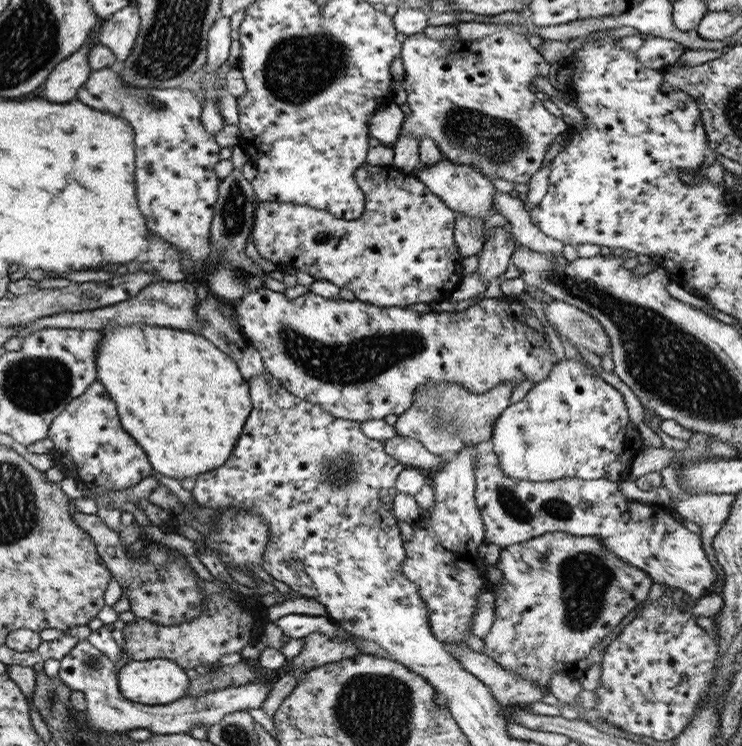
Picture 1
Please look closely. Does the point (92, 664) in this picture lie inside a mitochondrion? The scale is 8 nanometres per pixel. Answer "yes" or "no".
yes

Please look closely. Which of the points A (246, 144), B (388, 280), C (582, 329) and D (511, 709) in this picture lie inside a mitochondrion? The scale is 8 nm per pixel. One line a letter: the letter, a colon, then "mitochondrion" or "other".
A: other
B: other
C: mitochondrion
D: other

